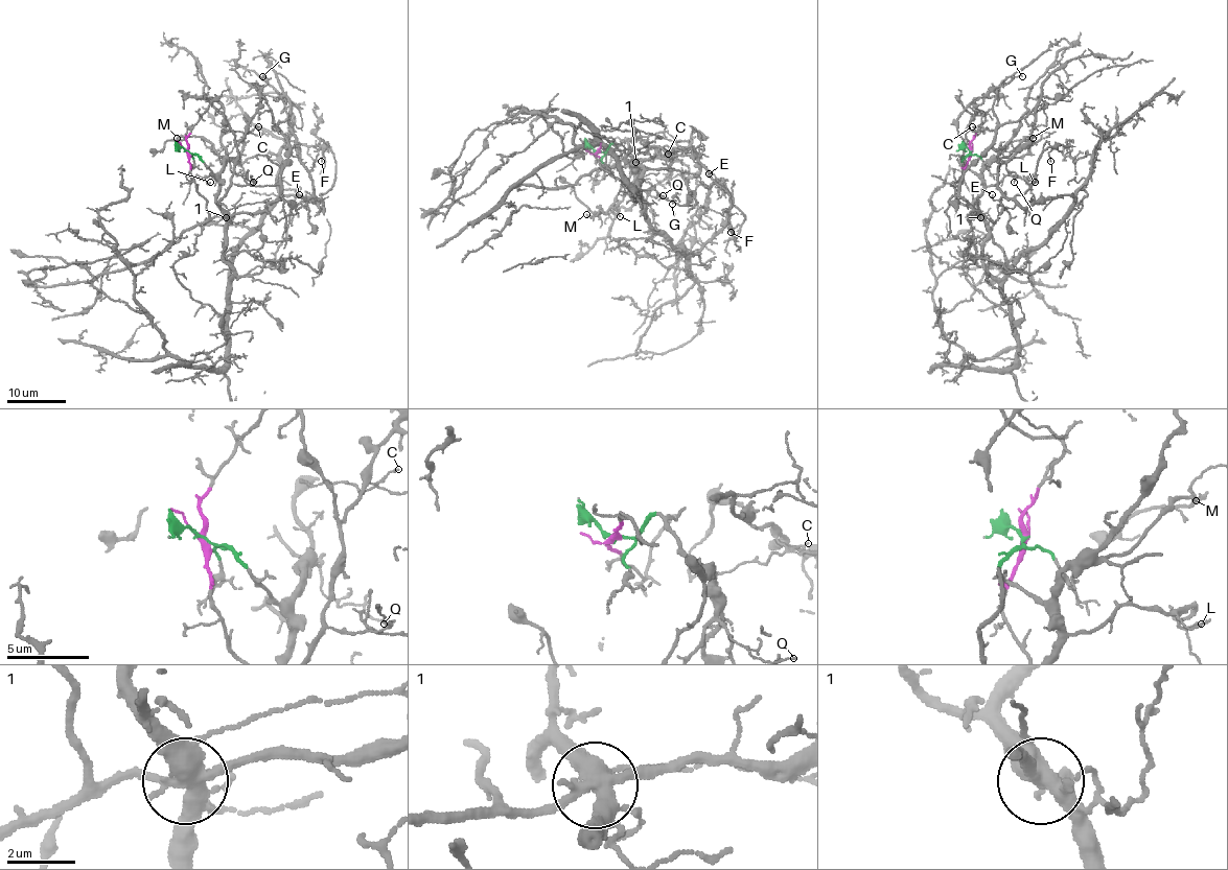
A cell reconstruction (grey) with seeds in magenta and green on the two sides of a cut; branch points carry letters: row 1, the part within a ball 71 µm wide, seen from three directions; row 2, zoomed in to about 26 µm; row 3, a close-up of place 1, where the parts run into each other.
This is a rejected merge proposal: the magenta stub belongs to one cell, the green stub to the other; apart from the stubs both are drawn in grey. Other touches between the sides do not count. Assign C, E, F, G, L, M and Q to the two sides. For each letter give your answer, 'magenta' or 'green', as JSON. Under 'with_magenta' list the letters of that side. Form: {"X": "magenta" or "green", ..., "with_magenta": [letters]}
{"C": "green", "E": "green", "F": "green", "G": "green", "L": "green", "M": "green", "Q": "green", "with_magenta": []}

